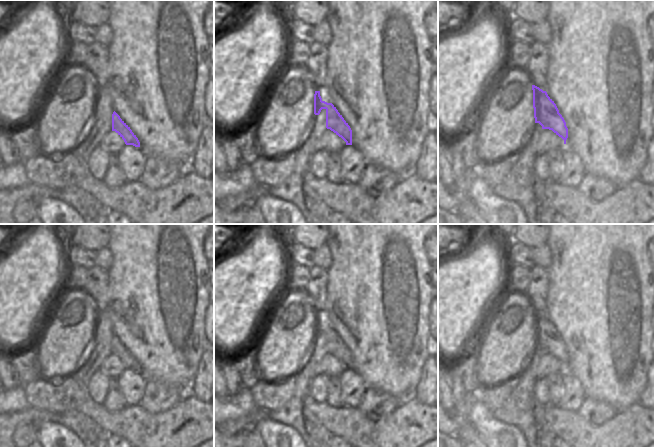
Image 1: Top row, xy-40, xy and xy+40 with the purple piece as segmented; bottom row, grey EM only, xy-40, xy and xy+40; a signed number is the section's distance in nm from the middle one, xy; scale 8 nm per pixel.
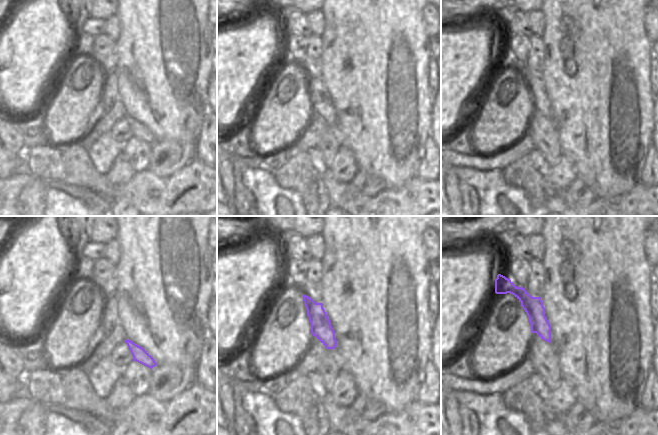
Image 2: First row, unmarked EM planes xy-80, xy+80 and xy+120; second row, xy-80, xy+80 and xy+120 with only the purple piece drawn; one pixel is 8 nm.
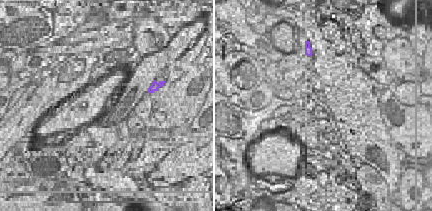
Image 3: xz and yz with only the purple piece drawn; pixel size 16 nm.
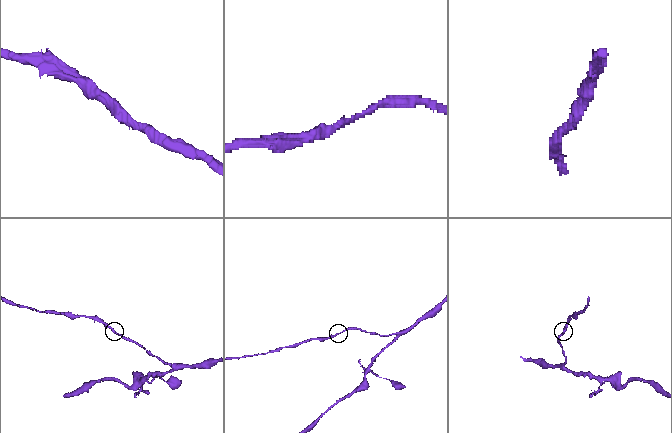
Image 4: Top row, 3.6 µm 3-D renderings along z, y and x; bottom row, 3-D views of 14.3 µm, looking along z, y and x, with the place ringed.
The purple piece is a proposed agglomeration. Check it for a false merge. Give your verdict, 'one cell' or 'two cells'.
one cell

